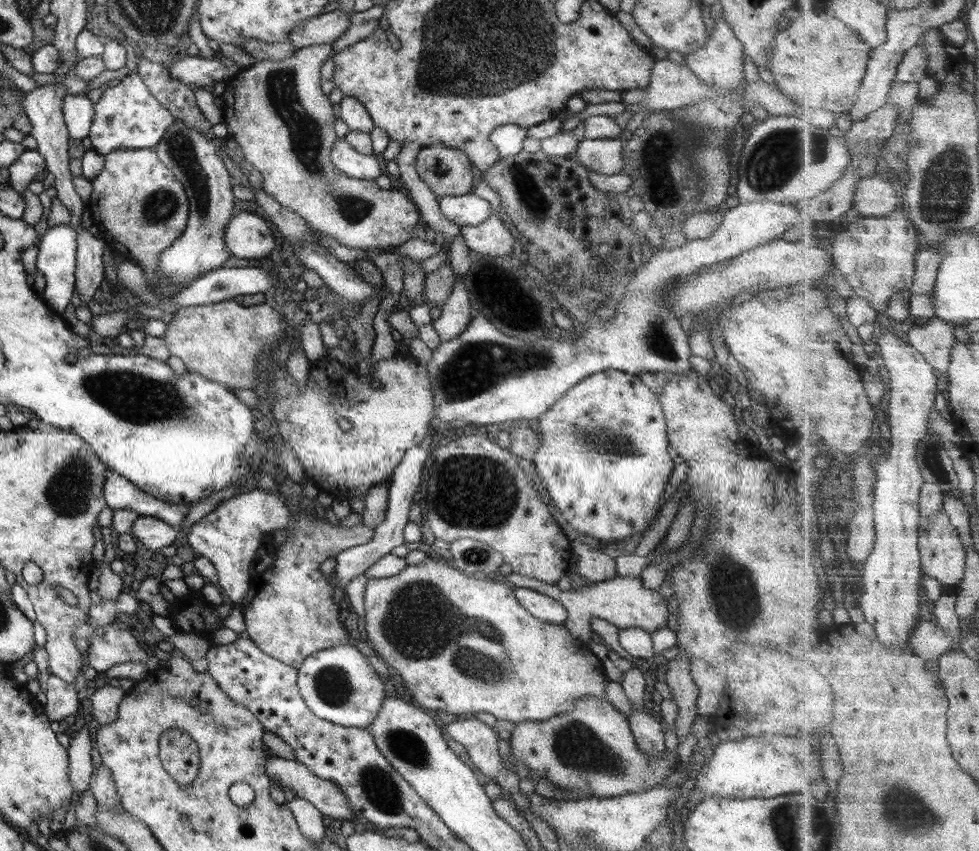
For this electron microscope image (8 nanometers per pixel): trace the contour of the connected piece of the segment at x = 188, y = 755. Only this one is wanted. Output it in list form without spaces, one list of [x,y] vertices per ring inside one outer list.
[[[178,728],[162,732],[158,740],[158,762],[179,786],[186,788],[195,780],[200,767],[196,742]]]

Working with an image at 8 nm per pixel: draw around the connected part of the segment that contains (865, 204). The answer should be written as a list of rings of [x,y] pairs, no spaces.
[[[873,176],[860,180],[854,196],[854,208],[865,217],[884,217],[899,210],[903,198],[897,195],[897,186]]]

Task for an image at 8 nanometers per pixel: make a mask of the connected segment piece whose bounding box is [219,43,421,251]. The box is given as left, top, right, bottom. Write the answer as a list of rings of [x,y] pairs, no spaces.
[[[331,43],[299,48],[283,60],[256,61],[225,81],[219,97],[222,100],[226,139],[237,142],[242,158],[259,172],[262,190],[275,202],[300,214],[313,231],[335,238],[343,246],[364,251],[399,246],[412,237],[414,226],[421,220],[416,206],[399,191],[381,189],[373,180],[349,178],[331,162],[331,145],[339,140],[333,131],[336,118],[328,96],[319,89],[319,70],[330,52]]]

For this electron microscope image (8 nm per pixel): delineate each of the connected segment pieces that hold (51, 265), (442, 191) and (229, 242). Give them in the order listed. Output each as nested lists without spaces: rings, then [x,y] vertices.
[[[55,225],[47,228],[40,237],[36,255],[36,269],[45,279],[42,301],[55,313],[60,314],[67,308],[74,291],[74,270],[76,267],[77,250],[76,230],[71,225]]]
[[[439,145],[423,147],[416,156],[415,170],[436,197],[471,192],[473,174],[464,152]]]
[[[253,212],[231,217],[224,229],[224,243],[230,256],[243,260],[267,260],[275,248],[269,224]]]

